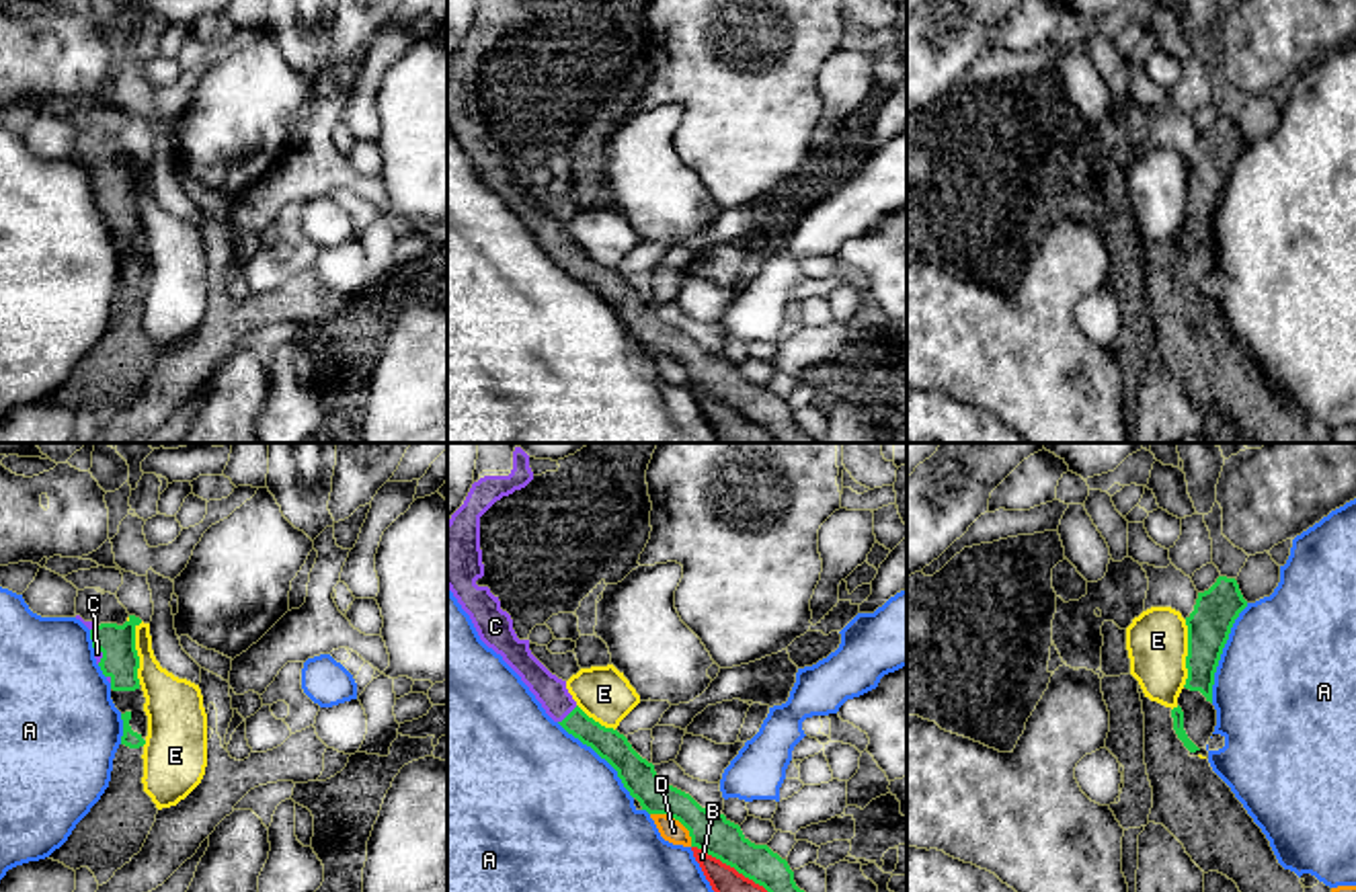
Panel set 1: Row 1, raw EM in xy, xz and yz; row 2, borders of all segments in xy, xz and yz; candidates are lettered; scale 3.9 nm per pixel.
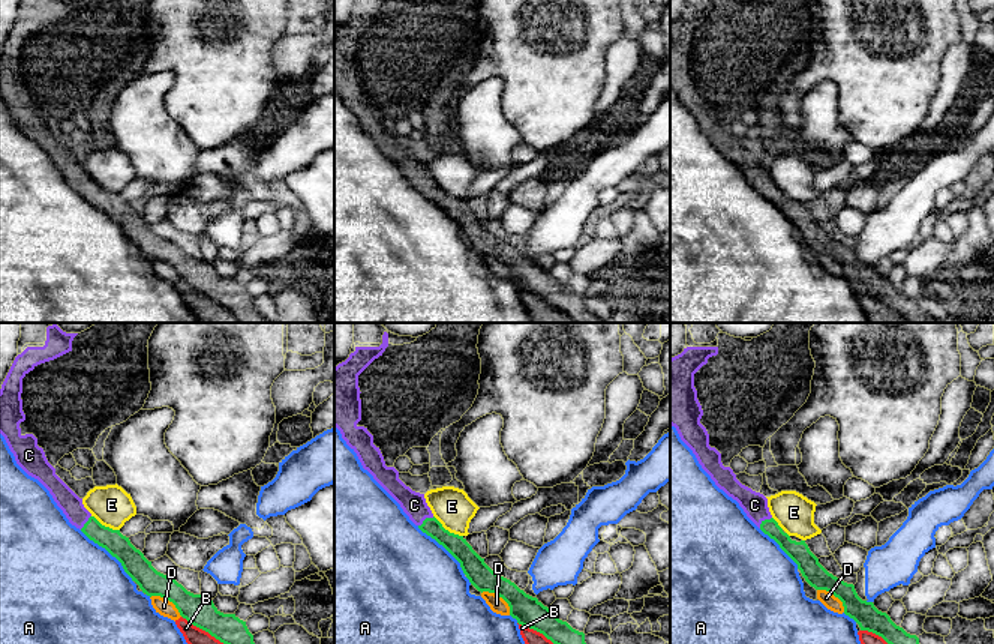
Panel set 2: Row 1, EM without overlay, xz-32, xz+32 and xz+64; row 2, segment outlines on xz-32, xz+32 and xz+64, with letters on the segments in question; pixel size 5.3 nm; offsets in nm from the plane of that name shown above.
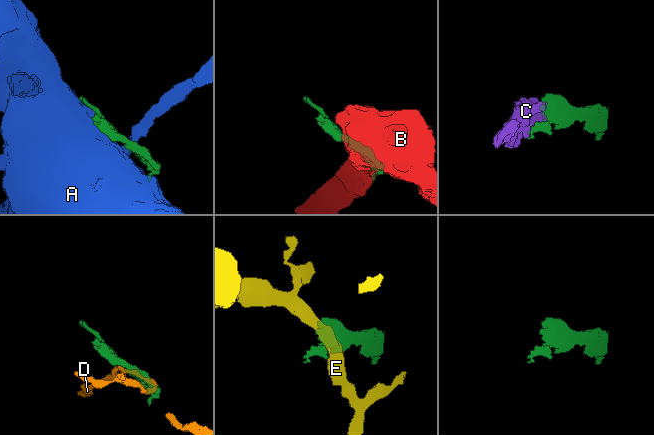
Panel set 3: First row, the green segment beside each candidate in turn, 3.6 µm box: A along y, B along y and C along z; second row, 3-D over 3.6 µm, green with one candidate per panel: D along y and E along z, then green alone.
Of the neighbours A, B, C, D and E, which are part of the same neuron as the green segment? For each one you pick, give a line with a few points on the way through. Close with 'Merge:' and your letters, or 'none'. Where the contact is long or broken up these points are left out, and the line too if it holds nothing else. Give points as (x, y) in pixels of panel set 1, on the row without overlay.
Merge: C

